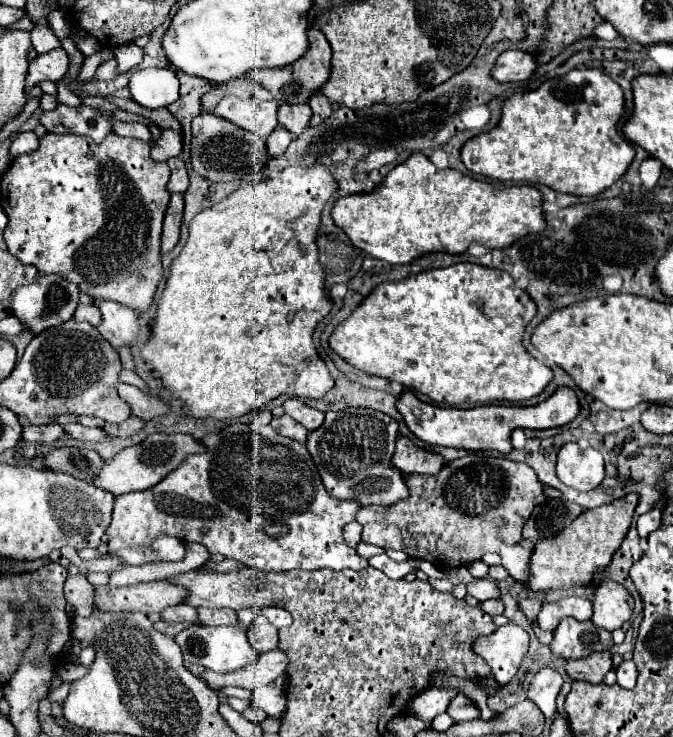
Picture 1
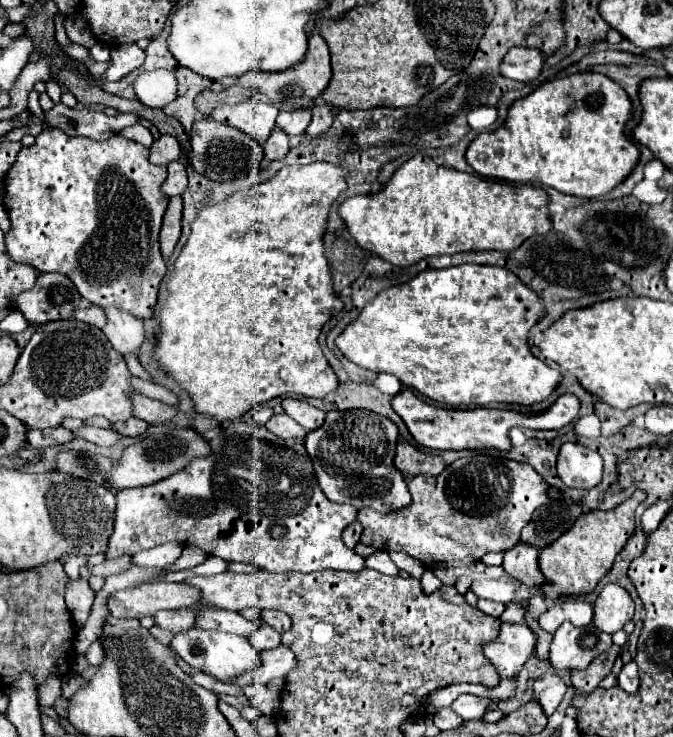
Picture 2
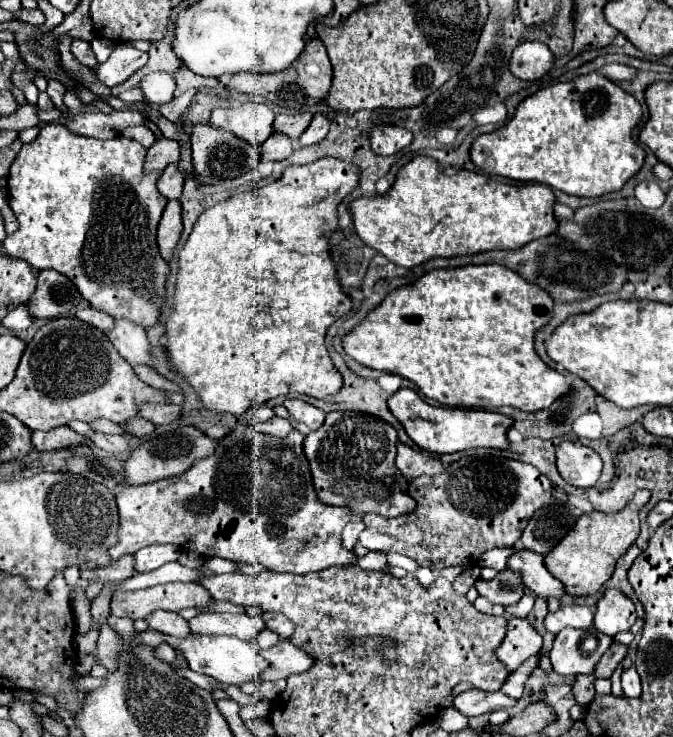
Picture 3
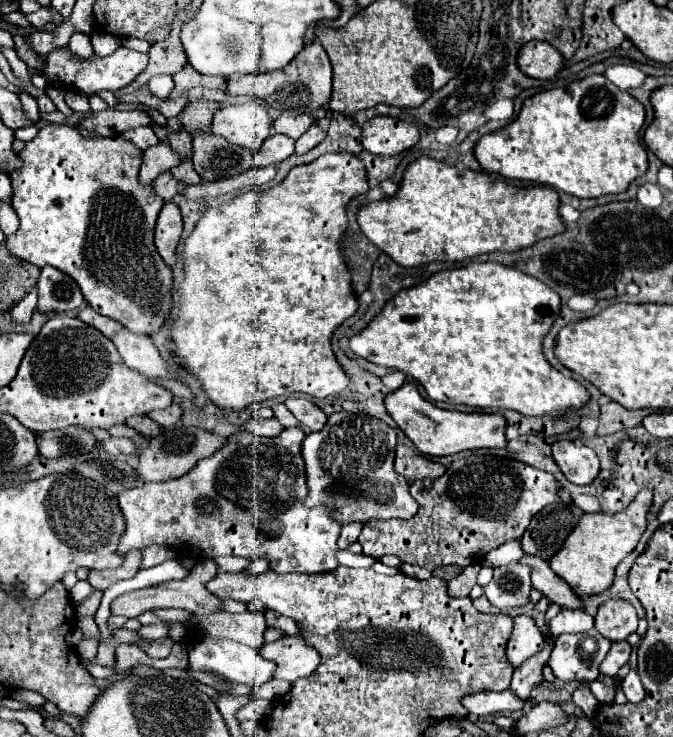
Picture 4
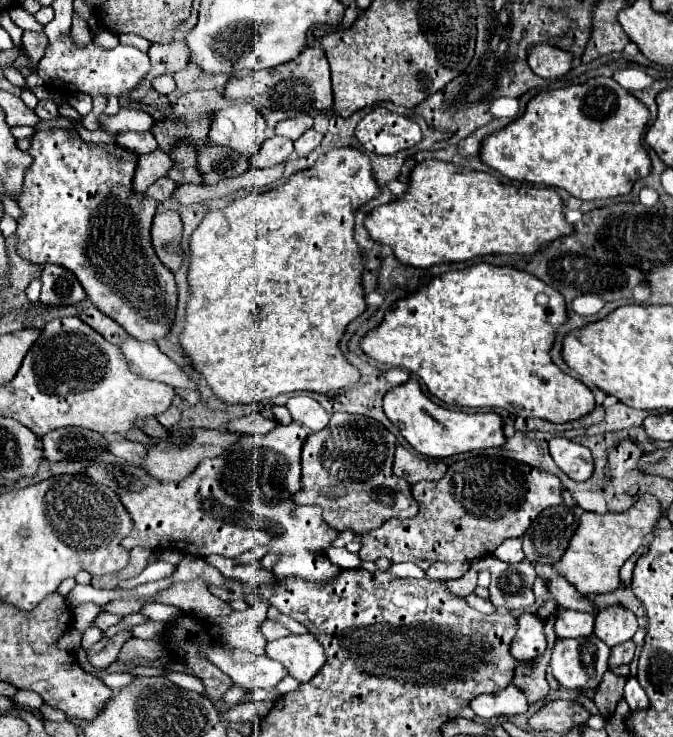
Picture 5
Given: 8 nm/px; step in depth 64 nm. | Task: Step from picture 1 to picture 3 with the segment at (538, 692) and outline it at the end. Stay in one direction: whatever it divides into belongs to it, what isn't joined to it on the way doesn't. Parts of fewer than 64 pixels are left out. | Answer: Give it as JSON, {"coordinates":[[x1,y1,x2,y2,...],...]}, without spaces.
{"coordinates":[[552,684,552,686,546,686,546,702,550,706,554,706,560,698,564,698,566,694,570,692,568,684]]}

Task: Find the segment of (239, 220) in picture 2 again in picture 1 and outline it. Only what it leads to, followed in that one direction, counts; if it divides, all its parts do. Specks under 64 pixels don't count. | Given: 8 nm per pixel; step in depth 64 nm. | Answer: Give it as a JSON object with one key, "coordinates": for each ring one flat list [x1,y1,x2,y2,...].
{"coordinates":[[314,164,312,168,284,168,280,176,268,178,256,184,248,184,232,192,222,202,202,210,196,214,196,220,190,224,190,236,180,252,180,256,172,262,170,276,166,280,164,294,158,302,156,318,152,324,152,336,142,346,142,358,152,366,154,374,174,392,176,398,180,398,186,404,188,416,196,418,216,418,216,420,228,420,228,418,240,418,266,402,278,398,280,394,286,394,290,398,322,398,328,390,334,386,334,378,330,376,324,360,320,358,316,346,312,344,312,334,322,318,328,316,332,310,332,300,326,296,326,274,318,260,318,246,316,246,316,234,320,228,320,216,328,202,328,198,334,196,338,190,338,182,332,178,330,170,326,166]]}

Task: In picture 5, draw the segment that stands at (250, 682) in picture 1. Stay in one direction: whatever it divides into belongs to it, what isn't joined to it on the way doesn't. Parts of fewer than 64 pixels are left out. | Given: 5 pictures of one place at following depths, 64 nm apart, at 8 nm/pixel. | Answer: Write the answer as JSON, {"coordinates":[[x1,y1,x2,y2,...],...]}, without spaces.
{"coordinates":[[312,634,286,636,274,642,268,642,266,652,272,660,282,662,290,676,306,682,324,666,326,652,322,644]]}

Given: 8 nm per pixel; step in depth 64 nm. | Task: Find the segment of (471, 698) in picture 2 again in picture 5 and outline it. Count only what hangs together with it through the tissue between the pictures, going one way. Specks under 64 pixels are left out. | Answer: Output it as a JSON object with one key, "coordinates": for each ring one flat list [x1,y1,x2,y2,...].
{"coordinates":[[510,682,508,688,496,692,496,694,476,696,470,702,470,706,476,712,476,716,490,720,490,718,498,718,498,716,526,714,528,700,526,700,526,694,514,682]]}

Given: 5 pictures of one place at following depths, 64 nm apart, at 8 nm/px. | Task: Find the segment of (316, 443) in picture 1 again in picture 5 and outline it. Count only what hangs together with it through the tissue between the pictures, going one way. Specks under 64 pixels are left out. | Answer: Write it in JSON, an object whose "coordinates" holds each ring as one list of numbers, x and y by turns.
{"coordinates":[[334,414,330,418,330,424,324,430,310,434,302,448,300,490,292,494,292,502,298,506,304,504,320,506,324,520,328,520,328,524,332,524,336,532,352,530,356,536,380,528,380,524,384,524,390,518,416,516,418,504,412,498,408,482,392,472,394,448,396,448,396,436,390,430,386,430,380,422,358,414]]}

